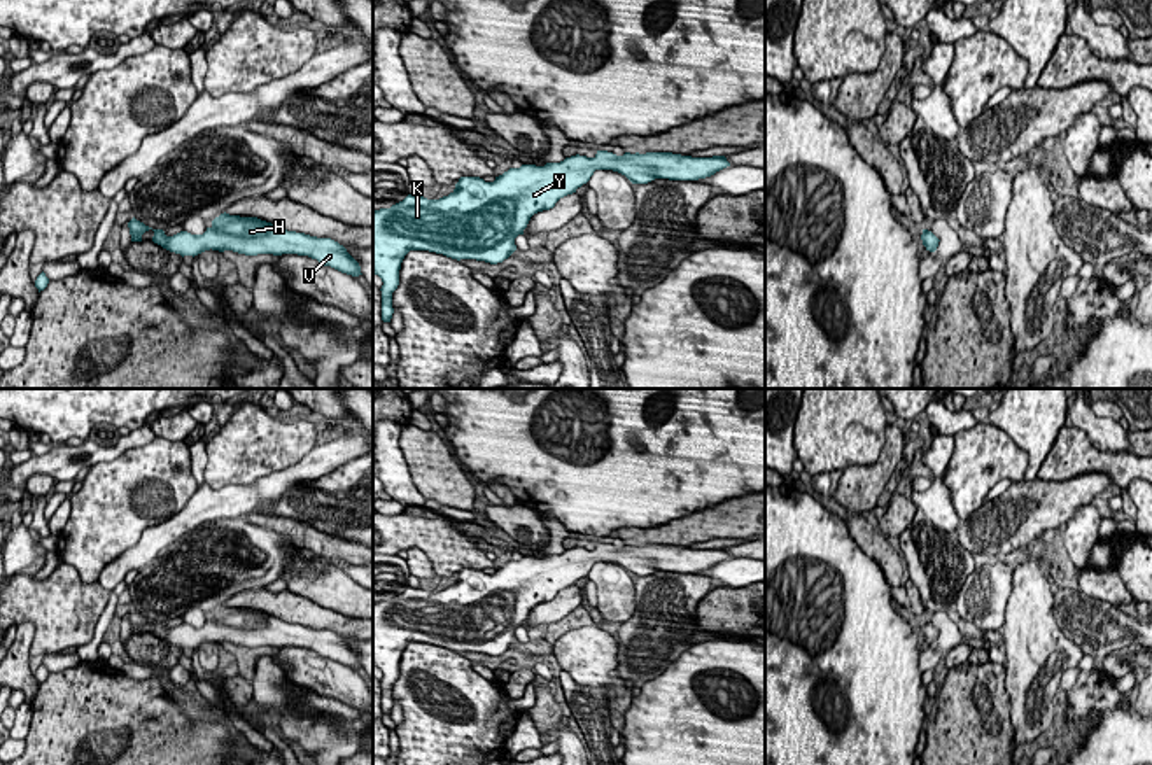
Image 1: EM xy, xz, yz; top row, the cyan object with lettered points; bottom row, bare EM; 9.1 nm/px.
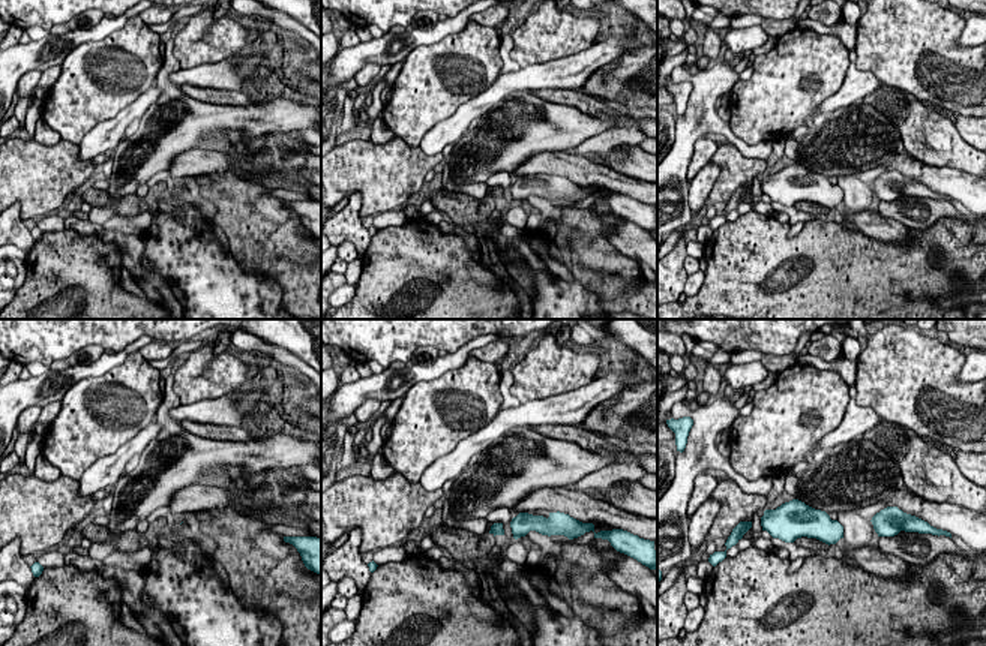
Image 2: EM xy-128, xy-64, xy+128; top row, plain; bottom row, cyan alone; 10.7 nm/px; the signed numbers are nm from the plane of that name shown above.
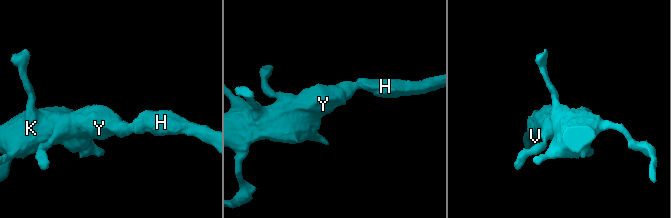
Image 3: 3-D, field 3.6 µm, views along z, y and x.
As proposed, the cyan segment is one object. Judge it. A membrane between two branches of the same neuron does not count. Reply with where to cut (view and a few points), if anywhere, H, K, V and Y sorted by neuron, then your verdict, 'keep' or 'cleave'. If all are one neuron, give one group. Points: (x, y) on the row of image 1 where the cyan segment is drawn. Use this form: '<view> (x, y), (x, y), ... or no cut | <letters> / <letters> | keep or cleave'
no cut | H K V Y | keep

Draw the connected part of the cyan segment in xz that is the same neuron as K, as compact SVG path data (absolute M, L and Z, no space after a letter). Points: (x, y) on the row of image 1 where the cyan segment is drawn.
M597 151L594 158L576 154L544 166L522 165L520 168L509 168L494 182L485 182L480 177L460 177L455 189L439 200L408 194L390 208L373 212L373 273L383 282L380 289L382 320L390 322L392 319L392 292L399 285L401 263L410 250L429 250L457 261L476 259L497 264L516 250L515 238L523 235L534 214L550 210L560 198L576 193L595 170L613 170L625 175L632 184L648 184L655 179L699 180L727 166L730 163L725 156L692 158L672 152L625 152L616 156Z

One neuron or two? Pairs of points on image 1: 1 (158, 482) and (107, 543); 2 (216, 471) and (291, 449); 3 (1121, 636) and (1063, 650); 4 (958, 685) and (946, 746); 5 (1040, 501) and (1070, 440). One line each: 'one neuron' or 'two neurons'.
1: one neuron
2: one neuron
3: two neurons
4: one neuron
5: two neurons

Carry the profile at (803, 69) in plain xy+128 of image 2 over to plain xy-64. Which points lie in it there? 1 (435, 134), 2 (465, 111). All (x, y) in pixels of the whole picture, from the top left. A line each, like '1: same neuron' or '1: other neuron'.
1: other neuron
2: other neuron

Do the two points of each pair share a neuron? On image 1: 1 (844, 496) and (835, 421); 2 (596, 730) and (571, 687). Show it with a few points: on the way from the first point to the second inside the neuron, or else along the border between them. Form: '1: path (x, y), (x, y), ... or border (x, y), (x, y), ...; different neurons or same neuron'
1: border (879, 452), (869, 464), (849, 464), (842, 470); different neurons
2: path (594, 720), (590, 709), (578, 697); same neuron

